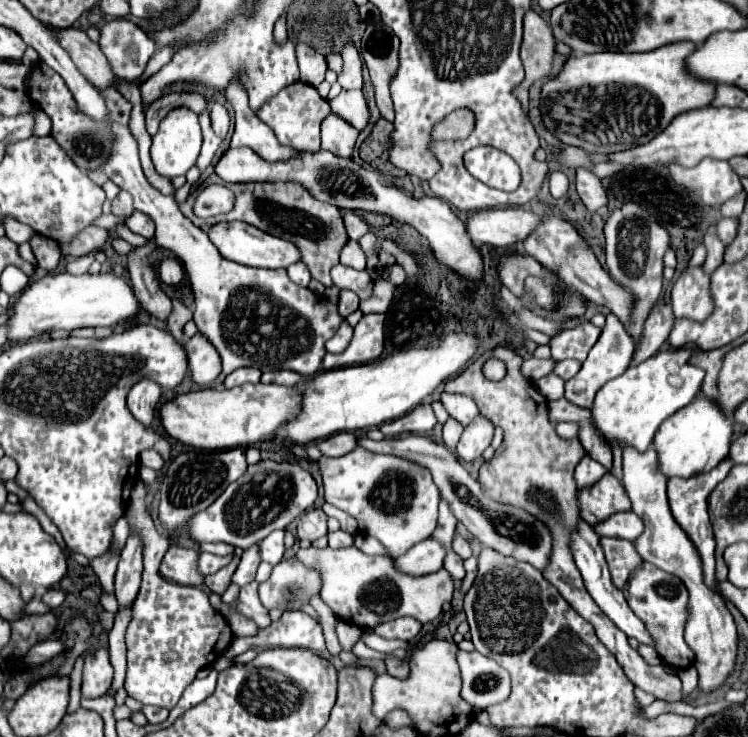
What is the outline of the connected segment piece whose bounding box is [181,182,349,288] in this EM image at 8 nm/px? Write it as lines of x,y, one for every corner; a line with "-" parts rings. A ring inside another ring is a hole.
249,182
249,184
239,184
231,190
235,194
235,206
229,214
221,214
221,216
213,216
213,218
197,218
193,214
193,200
195,200
197,192
193,192
189,196
189,202
181,206
181,212
195,226
199,226
205,232
217,222
241,220
241,222
247,222
251,226
261,228
263,232
267,232
271,236
289,240
301,250
305,266
309,268
311,276
315,280
319,280
321,284
325,284
327,288
333,286
329,270
335,264
339,264
339,254
349,240
339,208
315,200
303,186
293,184
293,182

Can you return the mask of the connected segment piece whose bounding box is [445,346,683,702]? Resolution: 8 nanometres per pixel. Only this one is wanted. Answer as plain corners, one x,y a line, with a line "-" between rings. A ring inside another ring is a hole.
497,346
491,352
485,352
479,356
473,364
467,366
465,372
461,372
457,378
445,384
445,392
449,394
465,394
475,400
479,406
479,412
493,422
493,426
503,428
503,444
495,452
491,462
485,462
479,470
479,482
483,490
499,500
509,502
513,506
519,506
533,516
537,516
541,522
545,522
555,538
553,544
553,556
549,568
543,572
545,578
559,590
559,594
587,620
593,624
595,634
599,640
615,654
619,666
627,674
627,678
641,688
647,694
653,694
657,700
665,702
679,702
683,700
681,680
675,674
667,674
663,666
649,666
637,650
633,650
627,642
627,636
599,610
599,606
593,602
593,598
587,594
581,574
571,558
569,550
569,534
571,528
579,520
579,508
577,508
577,486
575,486
575,466
585,456
585,450
581,442
575,440
563,440
557,436
553,424
549,422
548,402
533,383
525,380
521,374
521,364
524,359
507,346
-
489,358
499,358
505,362
507,373
503,380
491,382
481,372
481,364
485,364

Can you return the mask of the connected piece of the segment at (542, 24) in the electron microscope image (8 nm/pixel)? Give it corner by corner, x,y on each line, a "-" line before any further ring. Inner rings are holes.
529,10
523,20
523,46
521,46
521,58
527,76
513,92
526,114
529,105
529,88
535,80
551,76
553,56
555,56
555,38
551,34
549,24
537,12

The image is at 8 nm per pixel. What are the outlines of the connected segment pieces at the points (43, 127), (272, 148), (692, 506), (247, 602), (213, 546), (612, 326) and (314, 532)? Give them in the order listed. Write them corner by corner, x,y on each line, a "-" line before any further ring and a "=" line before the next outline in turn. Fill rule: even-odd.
39,110
35,116
35,134
37,136
47,136
51,132
51,120
=
233,78
229,86
223,88
223,96
227,102
231,102
235,112
235,136
231,138
231,148
247,146
269,162
289,160
291,156
295,156
295,150
281,146
273,130
249,108
247,90
239,82
239,78
=
723,460
719,466
715,466
711,472
703,472
691,478
669,478
667,482
667,496
669,496
669,506
673,512
673,518
677,520
679,526
683,526
683,530
687,532
687,536
691,538
691,542
695,544
695,548
701,554
703,560
703,576
705,576
705,584
709,588
713,588
715,584
715,538
711,534
711,518
707,514
707,498
711,494
711,490
729,474
731,470
731,462
=
251,582
251,584
241,588
241,592
239,592
239,610
247,618
251,618
259,628
267,628
271,624
271,618
269,618
269,612
259,602
257,586
259,586
257,582
=
203,542
203,544
199,544
199,550
201,550
201,552
209,552
209,554
217,554
217,556
233,554
233,548
223,542
=
609,314
607,322
605,322
605,328
601,330
601,336
595,342
595,346
591,348
591,352
589,352
587,360
583,362
581,370
565,384
565,398
569,402
573,402
575,406
591,408
593,400
595,400
595,394
599,392
599,388
605,382
609,382
611,378
621,376
629,368
631,356
633,356
633,340
631,340
631,336
625,332
623,324
615,318
615,314
=
313,508
299,518
299,524
297,524
299,538
307,538
313,542
325,534
327,534
327,516
321,508

